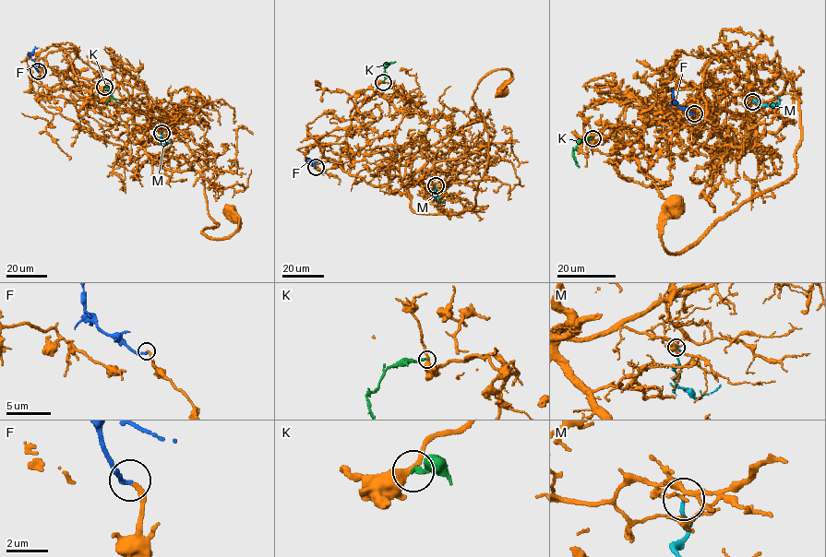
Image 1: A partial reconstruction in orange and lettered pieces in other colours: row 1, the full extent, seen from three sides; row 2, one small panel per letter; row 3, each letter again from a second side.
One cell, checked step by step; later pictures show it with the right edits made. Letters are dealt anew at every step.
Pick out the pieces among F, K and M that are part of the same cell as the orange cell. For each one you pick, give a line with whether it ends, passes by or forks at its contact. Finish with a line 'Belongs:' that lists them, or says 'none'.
F: it ends
Belongs: F

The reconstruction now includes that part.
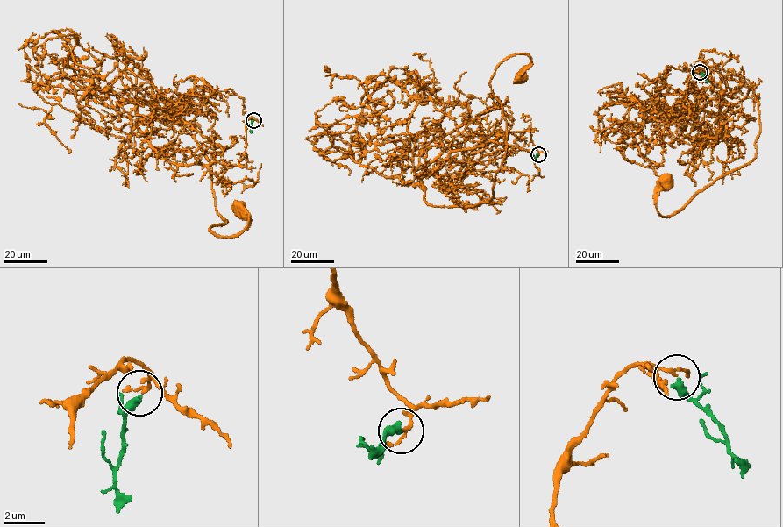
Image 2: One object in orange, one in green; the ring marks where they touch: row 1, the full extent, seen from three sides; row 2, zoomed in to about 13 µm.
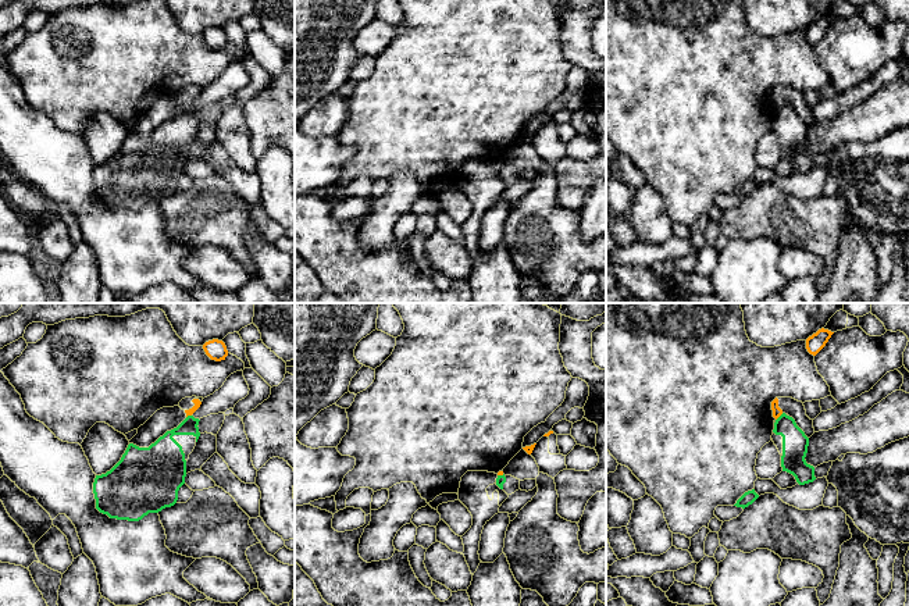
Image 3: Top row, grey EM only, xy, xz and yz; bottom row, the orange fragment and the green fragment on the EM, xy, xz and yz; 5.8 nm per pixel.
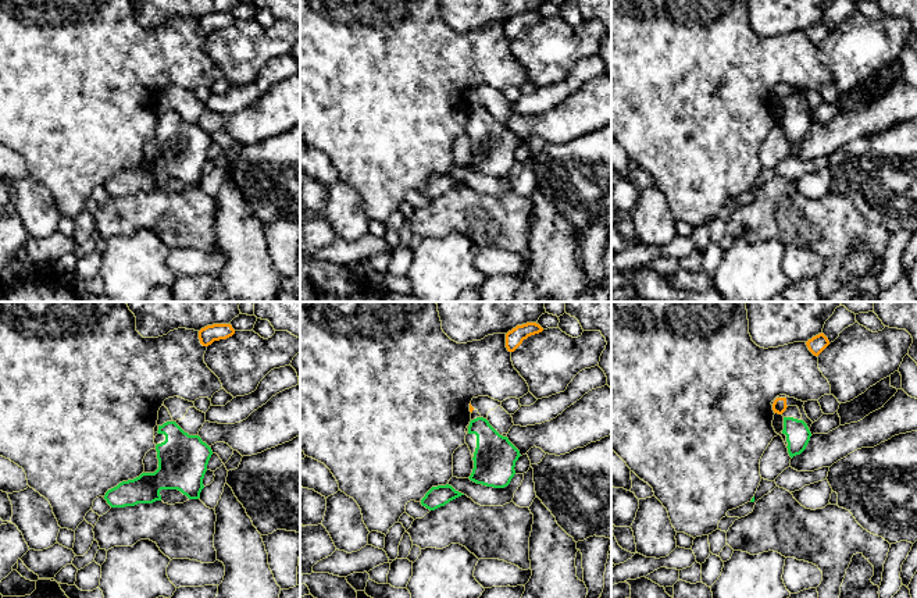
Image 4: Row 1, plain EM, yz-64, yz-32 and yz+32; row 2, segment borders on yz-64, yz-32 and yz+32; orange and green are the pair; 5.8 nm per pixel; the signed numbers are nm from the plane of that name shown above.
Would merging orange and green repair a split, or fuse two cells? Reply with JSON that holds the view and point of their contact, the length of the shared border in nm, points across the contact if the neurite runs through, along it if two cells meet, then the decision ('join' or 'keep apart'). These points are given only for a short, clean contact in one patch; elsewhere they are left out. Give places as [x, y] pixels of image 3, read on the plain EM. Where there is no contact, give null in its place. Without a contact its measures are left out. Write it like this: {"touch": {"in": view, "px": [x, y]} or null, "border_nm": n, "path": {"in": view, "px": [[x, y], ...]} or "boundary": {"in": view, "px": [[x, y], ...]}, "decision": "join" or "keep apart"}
{"touch": {"in": "yz", "px": [779, 104]}, "border_nm": 60, "boundary": {"in": "yz", "px": [[783, 102], [776, 109]]}, "decision": "keep apart"}

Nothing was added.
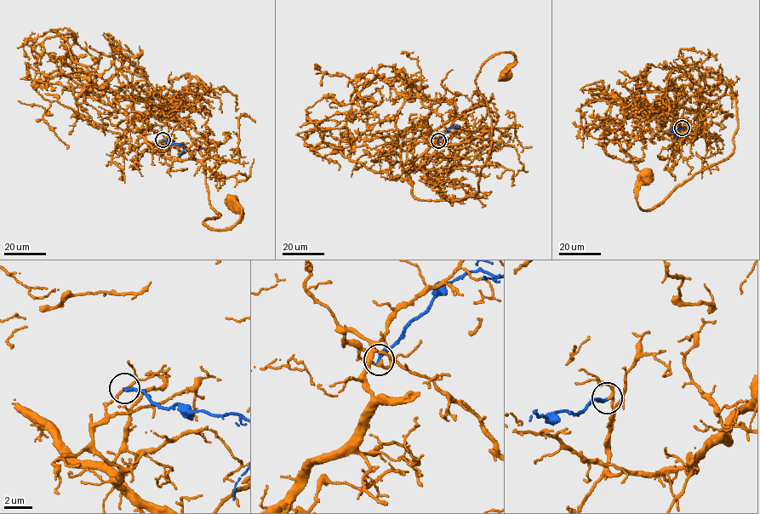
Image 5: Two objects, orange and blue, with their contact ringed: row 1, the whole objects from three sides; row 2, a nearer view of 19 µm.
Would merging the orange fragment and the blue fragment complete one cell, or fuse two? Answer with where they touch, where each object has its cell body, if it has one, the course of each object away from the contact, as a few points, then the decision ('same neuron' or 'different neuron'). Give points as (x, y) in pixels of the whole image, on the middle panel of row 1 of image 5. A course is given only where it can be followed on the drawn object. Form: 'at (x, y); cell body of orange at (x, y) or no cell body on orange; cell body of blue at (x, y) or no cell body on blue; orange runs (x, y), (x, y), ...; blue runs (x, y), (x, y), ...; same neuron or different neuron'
at (438, 140); cell body of orange at (505, 75); no cell body on blue; orange runs (438, 140), (408, 173), (411, 192), (471, 196), (491, 134), (474, 81), (509, 51), (505, 75); blue runs (438, 140), (448, 128), (454, 128); different neuron

